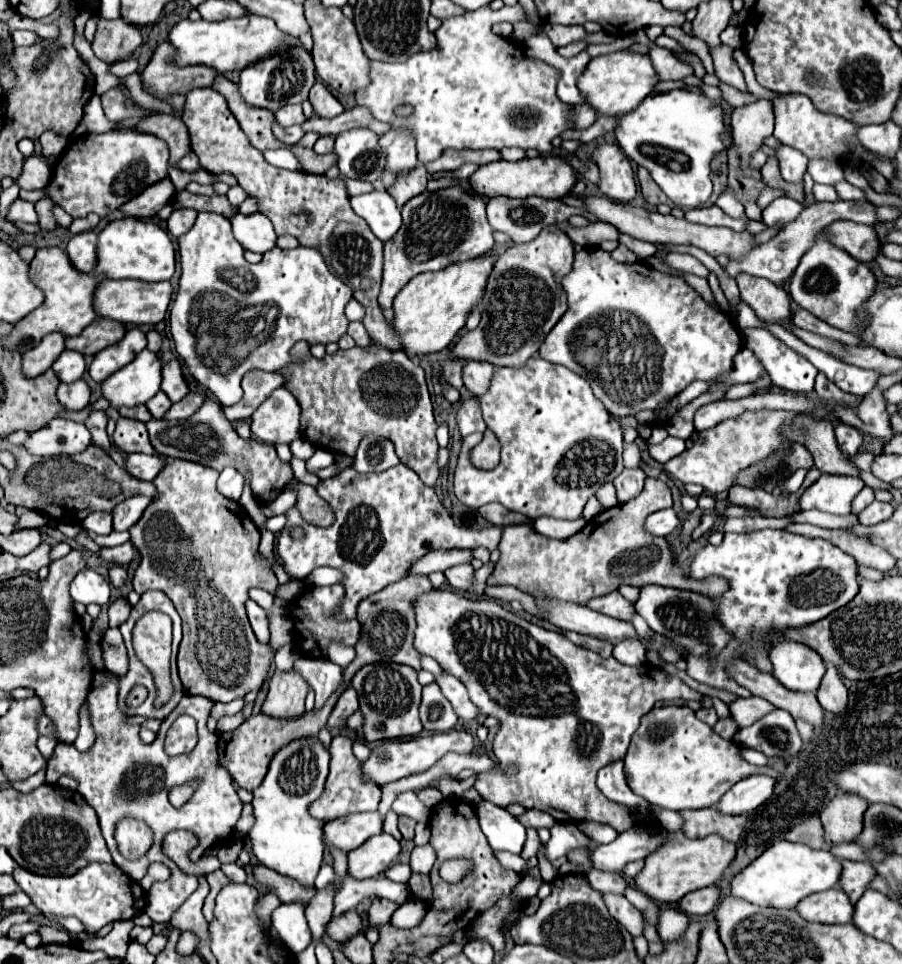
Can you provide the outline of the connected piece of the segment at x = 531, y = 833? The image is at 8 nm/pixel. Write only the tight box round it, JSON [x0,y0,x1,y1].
[521,829,541,861]

